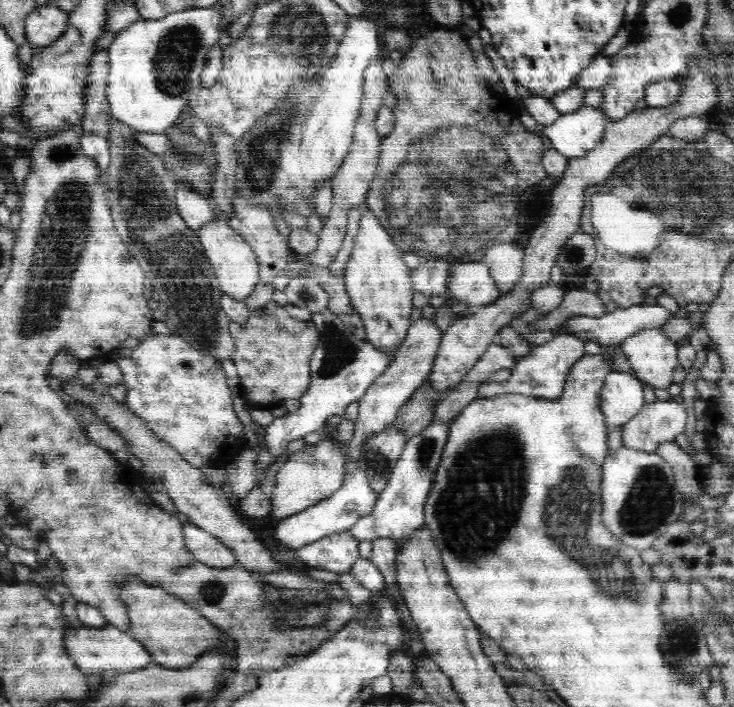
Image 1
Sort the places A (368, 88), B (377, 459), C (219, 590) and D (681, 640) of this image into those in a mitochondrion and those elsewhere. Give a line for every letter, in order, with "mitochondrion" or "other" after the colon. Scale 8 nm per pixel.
A: other
B: mitochondrion
C: mitochondrion
D: mitochondrion

